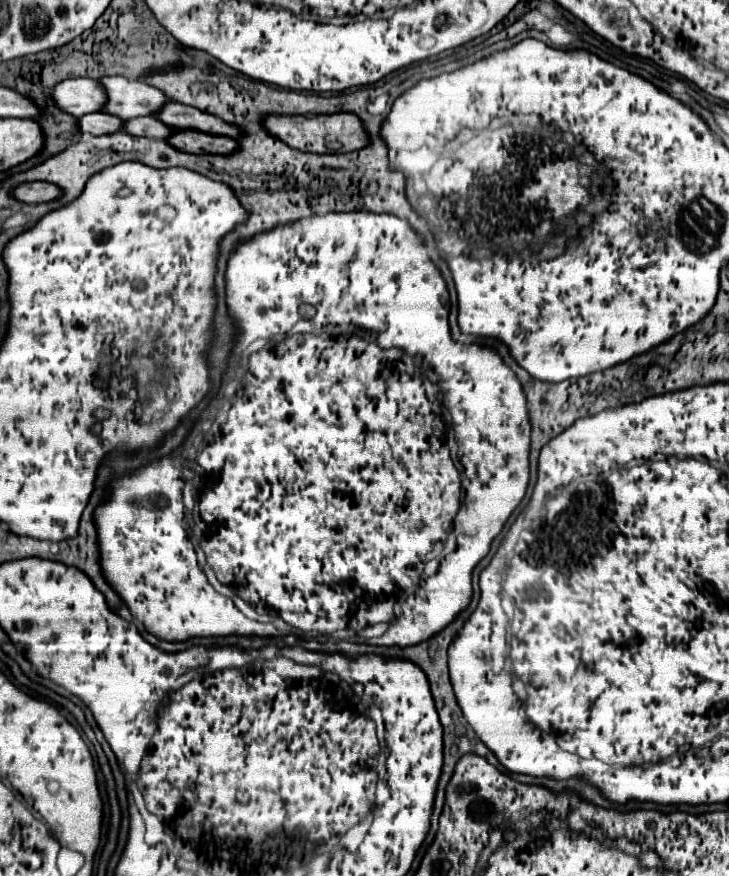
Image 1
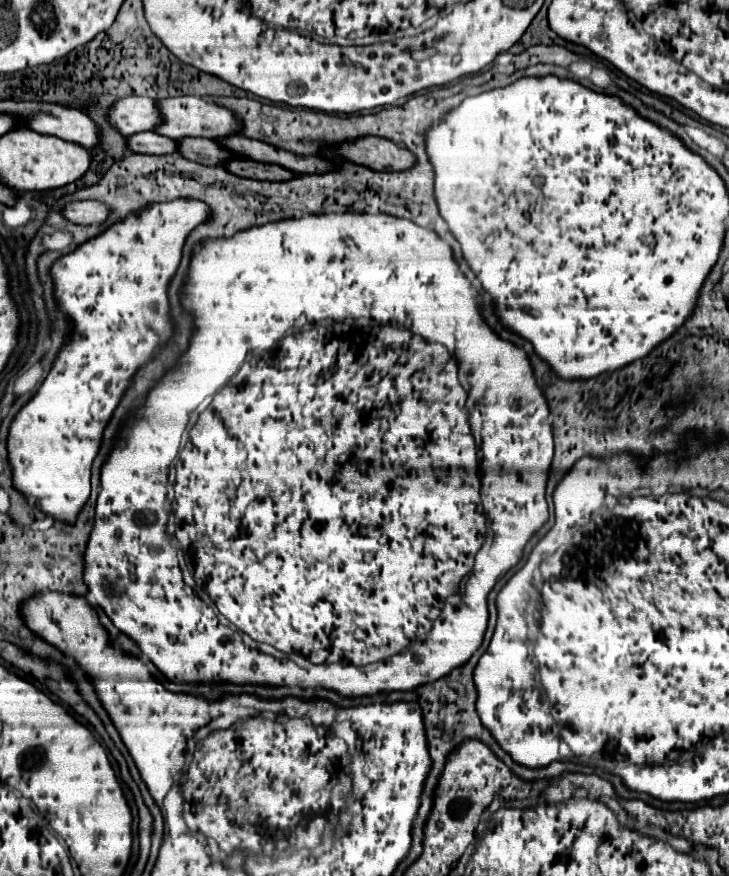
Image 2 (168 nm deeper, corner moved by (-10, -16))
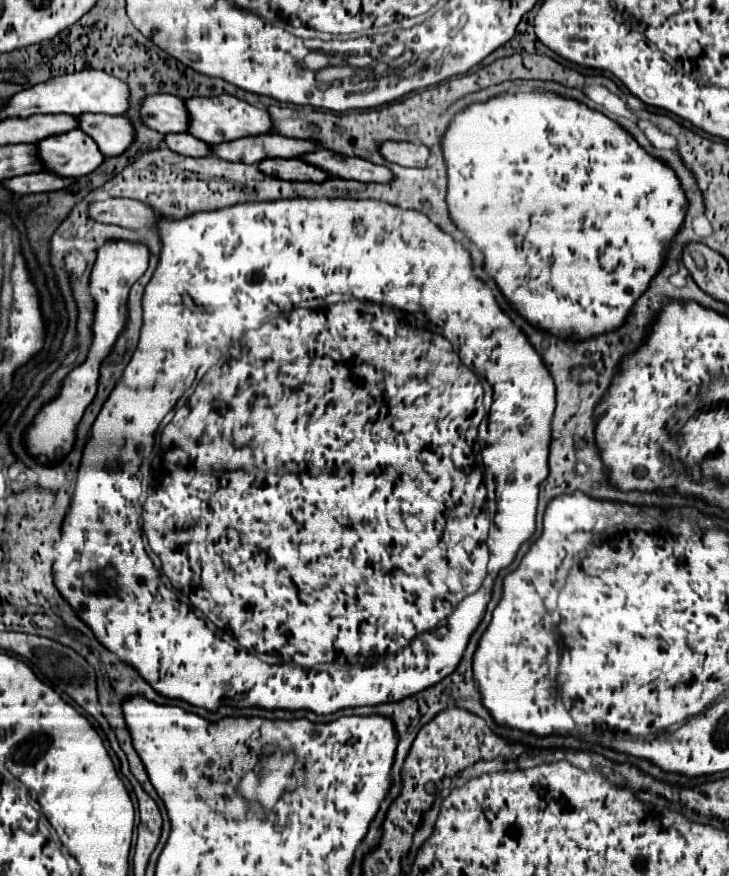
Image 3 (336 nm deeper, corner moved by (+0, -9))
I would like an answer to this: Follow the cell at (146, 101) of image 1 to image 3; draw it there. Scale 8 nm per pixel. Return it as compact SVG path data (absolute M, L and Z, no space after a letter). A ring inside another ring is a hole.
M218 95L218 97L190 97L184 99L188 109L188 133L198 137L200 141L214 145L222 141L234 141L246 135L264 135L270 131L270 117L264 109L258 109L246 101L240 101L230 95Z

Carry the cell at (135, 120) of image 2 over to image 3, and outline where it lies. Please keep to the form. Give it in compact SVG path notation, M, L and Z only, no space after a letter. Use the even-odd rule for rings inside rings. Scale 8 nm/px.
M164 93L148 95L140 103L140 119L146 127L166 135L184 133L188 125L188 113L180 97L170 97Z

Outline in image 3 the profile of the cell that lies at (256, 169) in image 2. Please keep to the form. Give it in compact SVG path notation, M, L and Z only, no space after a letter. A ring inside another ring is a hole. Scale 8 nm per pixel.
M264 159L258 163L258 169L270 177L288 179L288 181L324 181L328 173L318 171L316 167L302 163L300 159Z

